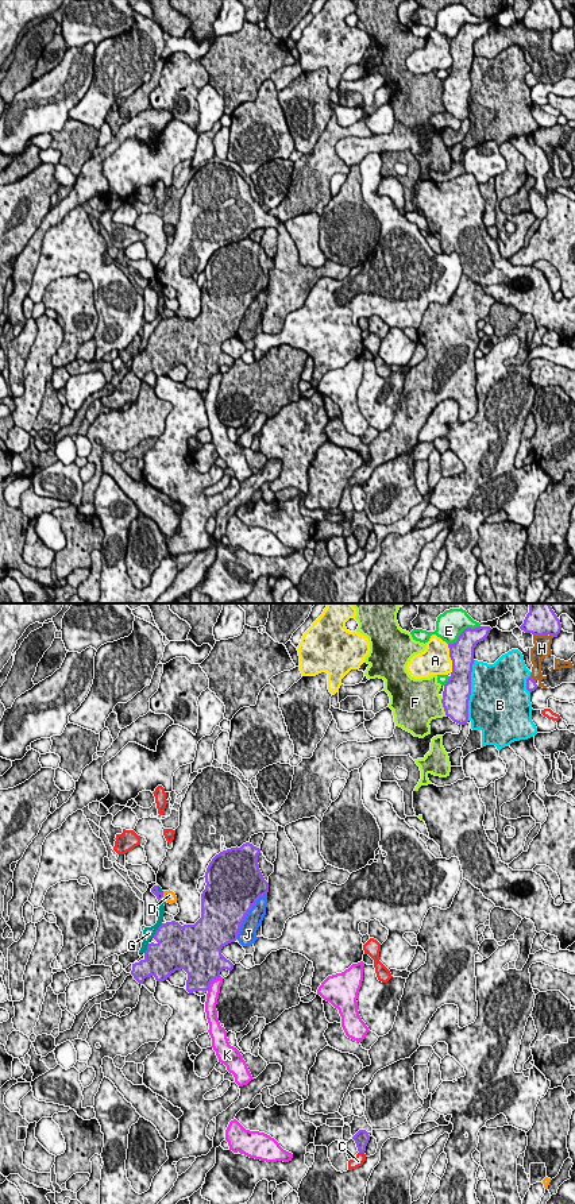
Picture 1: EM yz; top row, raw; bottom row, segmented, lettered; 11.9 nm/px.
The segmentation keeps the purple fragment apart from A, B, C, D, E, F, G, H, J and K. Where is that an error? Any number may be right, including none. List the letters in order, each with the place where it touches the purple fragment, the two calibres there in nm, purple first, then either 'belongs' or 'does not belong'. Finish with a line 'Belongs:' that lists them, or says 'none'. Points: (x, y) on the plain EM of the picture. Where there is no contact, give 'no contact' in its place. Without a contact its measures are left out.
A: yz (451, 54) | 280/360 nm | does not belong
B: yz (470, 85) | 320/480 nm | does not belong
C: yz (362, 547) | 170/130 nm | does not belong
D: yz (162, 292) | 100/130 nm | does not belong
E: yz (463, 26) | 280/320 nm | does not belong
F: yz (443, 101) | 320/440 nm | does not belong
G: yz (157, 325) | 420/130 nm | does not belong
H: yz (540, 30) | 360/200 nm | does not belong
J: yz (246, 309) | 500/220 nm | does not belong
K: yz (211, 377) | 460/140 nm | does not belong
Belongs: none

